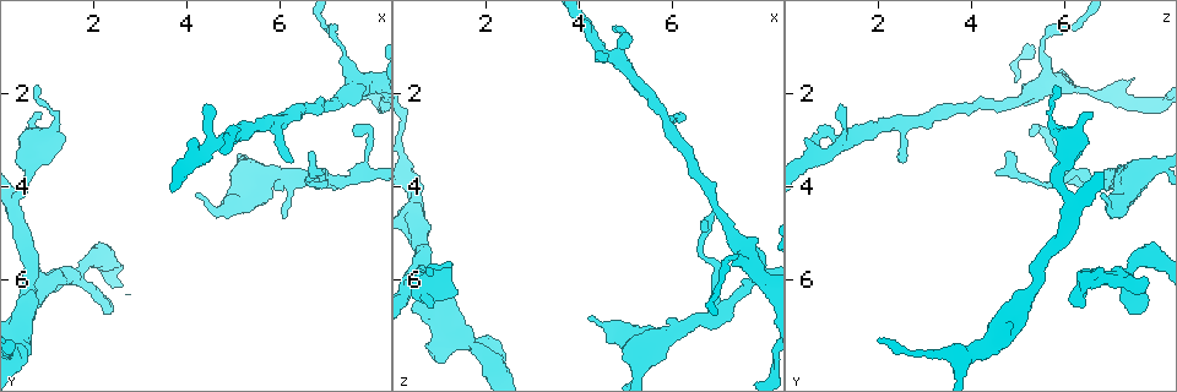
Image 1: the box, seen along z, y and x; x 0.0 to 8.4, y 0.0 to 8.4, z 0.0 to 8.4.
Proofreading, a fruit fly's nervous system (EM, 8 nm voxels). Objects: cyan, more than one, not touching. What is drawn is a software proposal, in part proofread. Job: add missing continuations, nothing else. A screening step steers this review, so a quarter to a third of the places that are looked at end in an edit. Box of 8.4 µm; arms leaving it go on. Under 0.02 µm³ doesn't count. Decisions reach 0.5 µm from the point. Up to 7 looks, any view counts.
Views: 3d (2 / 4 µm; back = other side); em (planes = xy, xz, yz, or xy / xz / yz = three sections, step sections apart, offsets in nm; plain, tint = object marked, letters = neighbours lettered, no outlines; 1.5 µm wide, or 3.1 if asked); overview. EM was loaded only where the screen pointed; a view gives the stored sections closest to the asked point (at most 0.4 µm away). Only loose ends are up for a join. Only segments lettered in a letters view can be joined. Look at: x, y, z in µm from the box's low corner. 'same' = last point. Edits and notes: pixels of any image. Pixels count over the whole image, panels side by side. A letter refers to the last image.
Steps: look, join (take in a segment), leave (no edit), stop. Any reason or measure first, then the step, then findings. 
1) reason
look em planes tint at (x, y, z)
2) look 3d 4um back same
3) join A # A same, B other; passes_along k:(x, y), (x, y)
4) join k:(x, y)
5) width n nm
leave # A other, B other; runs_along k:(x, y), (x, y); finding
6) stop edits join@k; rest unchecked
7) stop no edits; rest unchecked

free end
look 3d 2um at (1.30, 5.85, 6.30)

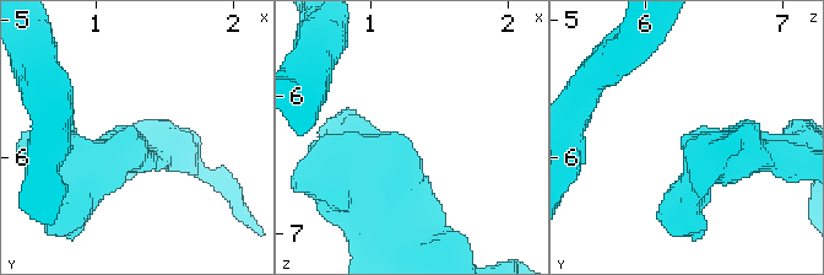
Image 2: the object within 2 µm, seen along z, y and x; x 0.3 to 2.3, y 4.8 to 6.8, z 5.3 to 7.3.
shape alone is not enough
look em xy step 8 tint at (1.28, 5.84, 6.32)

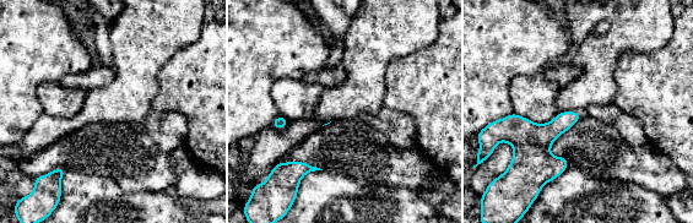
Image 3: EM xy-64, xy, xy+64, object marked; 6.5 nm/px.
cut it another way
look em planes letters same

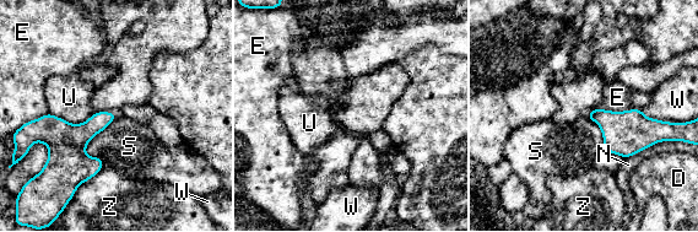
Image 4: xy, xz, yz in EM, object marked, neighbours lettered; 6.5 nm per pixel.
leave # D other, E other, N other, S other, U other, W other, Z other; border 4:(118, 116), (85, 149), (103, 166); none of them fits

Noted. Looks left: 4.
branch stops here
look em planes letters at (6.25, 3.40, 2.55)

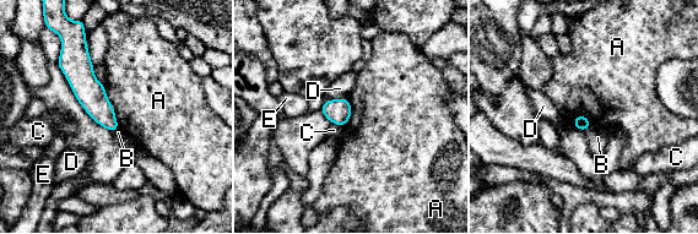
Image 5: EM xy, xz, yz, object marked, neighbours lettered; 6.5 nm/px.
leave # A other, B other, C other, D other, E other; border 5:(103, 85), (119, 129); no lettered segment goes on from it

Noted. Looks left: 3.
look 3d 2um at (6.05, 4.65, 7.15)

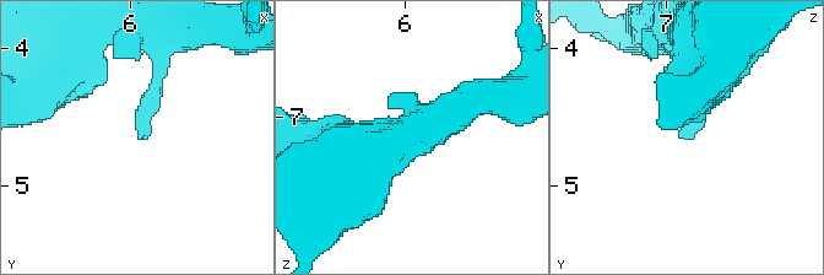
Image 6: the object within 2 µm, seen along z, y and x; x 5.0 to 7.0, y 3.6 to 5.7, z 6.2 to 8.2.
now the EM
look em xy step 4 tint at (6.08, 4.68, 7.18)

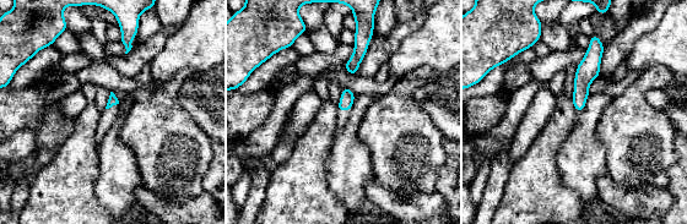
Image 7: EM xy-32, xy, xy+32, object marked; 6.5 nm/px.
cut it another way
look em planes letters same

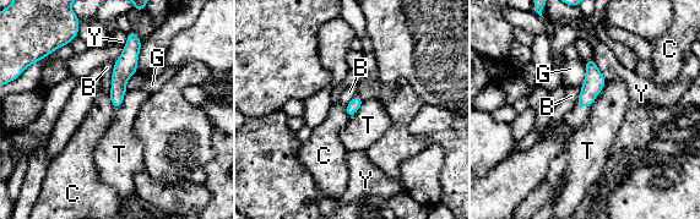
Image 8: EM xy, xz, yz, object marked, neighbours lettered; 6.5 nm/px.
longest_contact B 220 nm
leave # B other, C other, G other, T other, Y other; none of them fits

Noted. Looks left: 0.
stop no edits; rest unchecked

